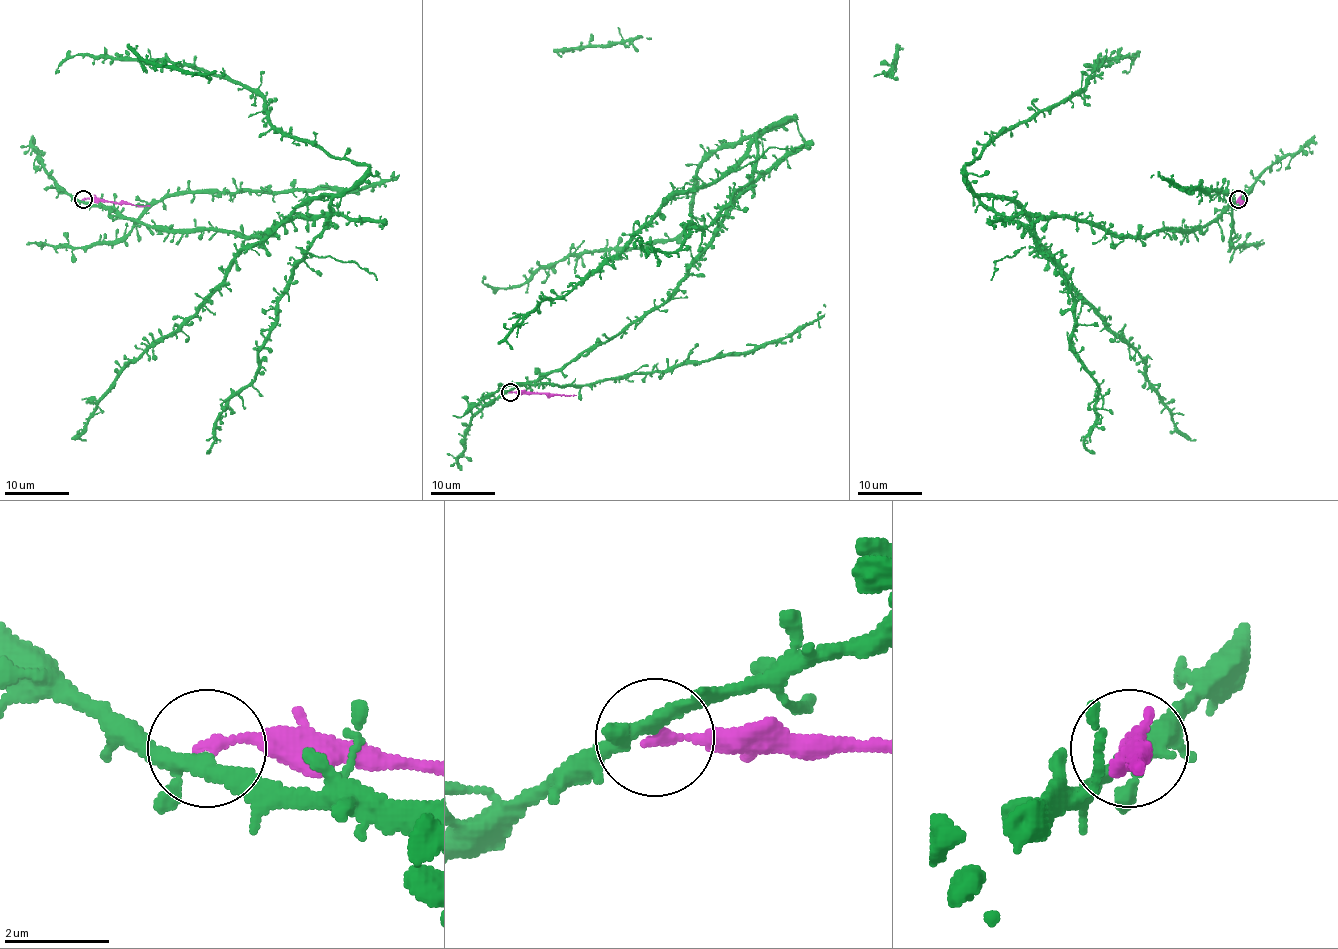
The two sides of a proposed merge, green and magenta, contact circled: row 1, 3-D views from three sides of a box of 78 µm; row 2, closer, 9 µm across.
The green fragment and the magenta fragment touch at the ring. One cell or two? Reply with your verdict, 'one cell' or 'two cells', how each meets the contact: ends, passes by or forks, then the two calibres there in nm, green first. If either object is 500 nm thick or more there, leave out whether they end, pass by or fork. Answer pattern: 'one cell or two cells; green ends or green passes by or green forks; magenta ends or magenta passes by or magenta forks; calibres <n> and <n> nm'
two cells; green forks; magenta ends; calibres 240 and 190 nm

